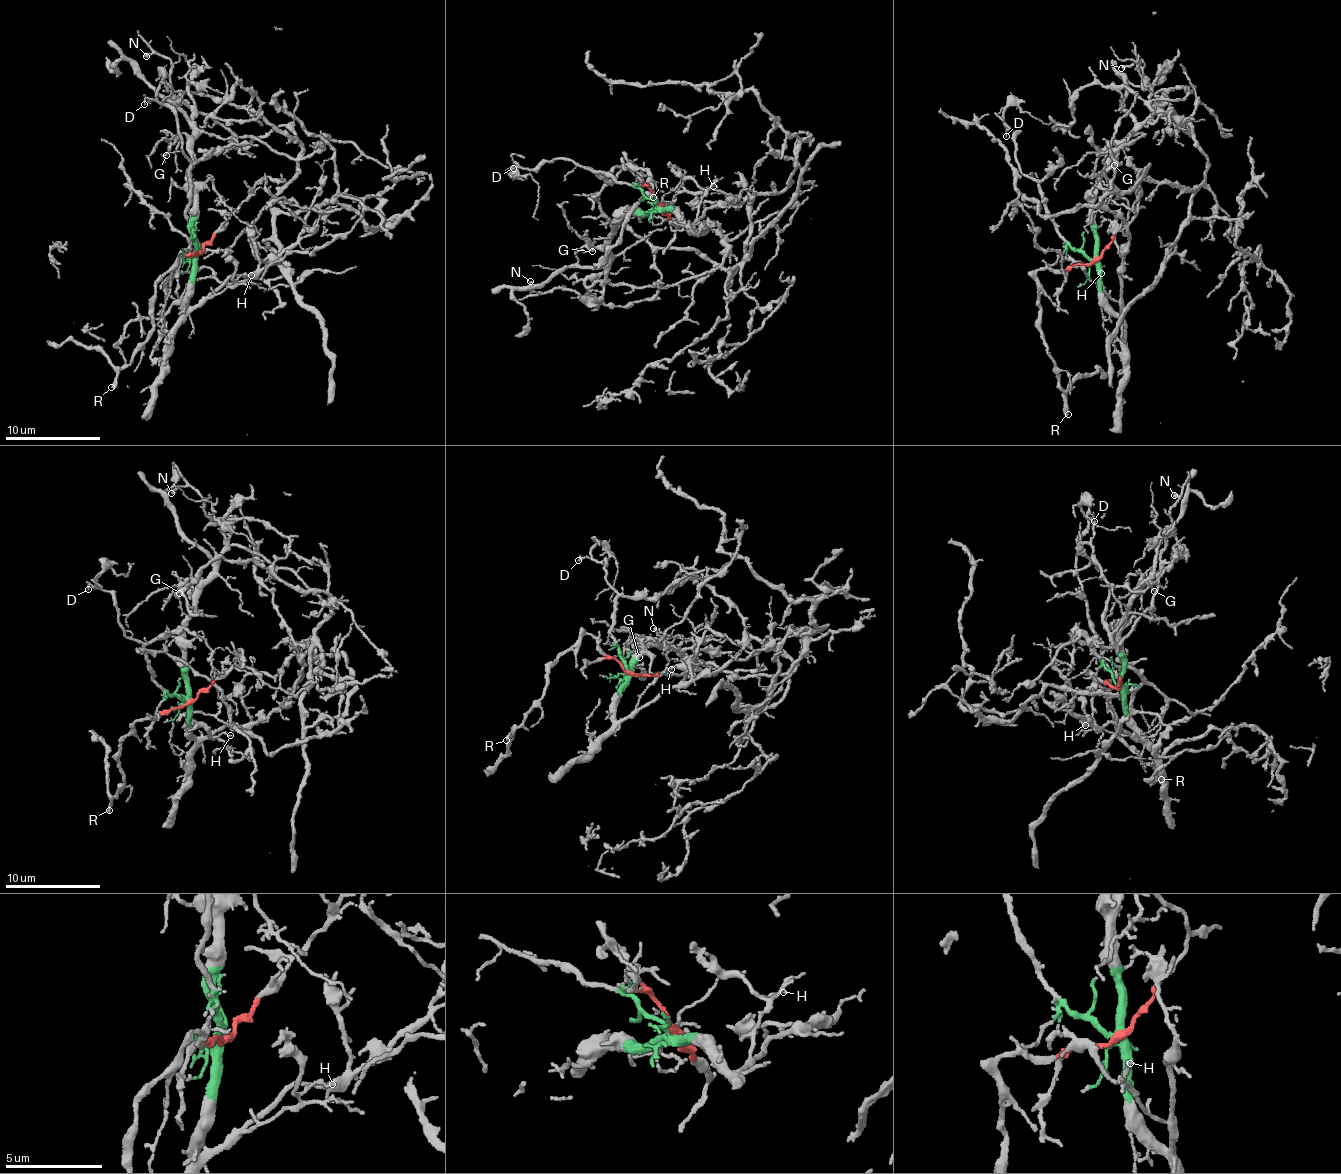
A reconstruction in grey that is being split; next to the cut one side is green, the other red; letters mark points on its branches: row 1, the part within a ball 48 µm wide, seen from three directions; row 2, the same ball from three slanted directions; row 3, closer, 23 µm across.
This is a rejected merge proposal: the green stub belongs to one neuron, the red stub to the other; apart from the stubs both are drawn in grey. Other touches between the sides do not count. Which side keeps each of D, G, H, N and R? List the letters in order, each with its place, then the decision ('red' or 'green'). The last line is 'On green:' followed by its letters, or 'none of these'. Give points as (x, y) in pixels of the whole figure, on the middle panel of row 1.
D: place (513, 168); green
G: place (592, 251); green
H: place (713, 186); green
N: place (530, 281); green
R: place (653, 197); red
On green: D, G, H, N

